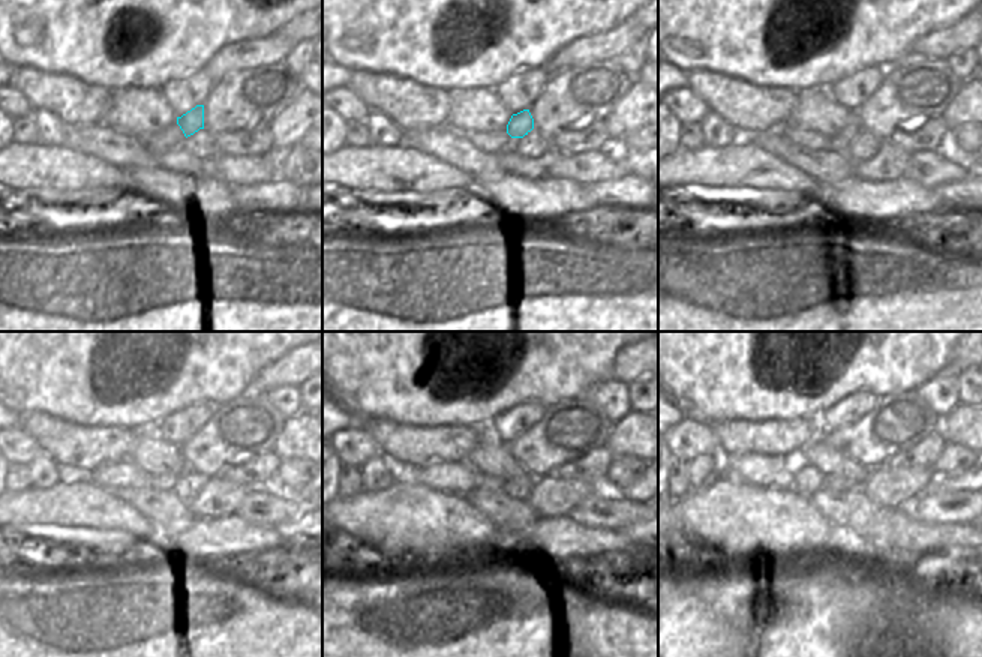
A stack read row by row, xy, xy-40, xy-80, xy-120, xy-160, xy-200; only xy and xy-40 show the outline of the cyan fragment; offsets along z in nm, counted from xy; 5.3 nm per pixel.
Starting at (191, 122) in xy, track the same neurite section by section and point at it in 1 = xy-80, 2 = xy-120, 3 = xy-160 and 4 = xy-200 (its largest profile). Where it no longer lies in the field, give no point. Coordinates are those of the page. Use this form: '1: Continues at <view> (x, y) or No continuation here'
1: Continues at xy-80 (840, 143)
2: Continues at xy-120 (164, 480)
3: Continues at xy-160 (485, 482)
4: Continues at xy-200 (807, 480).

